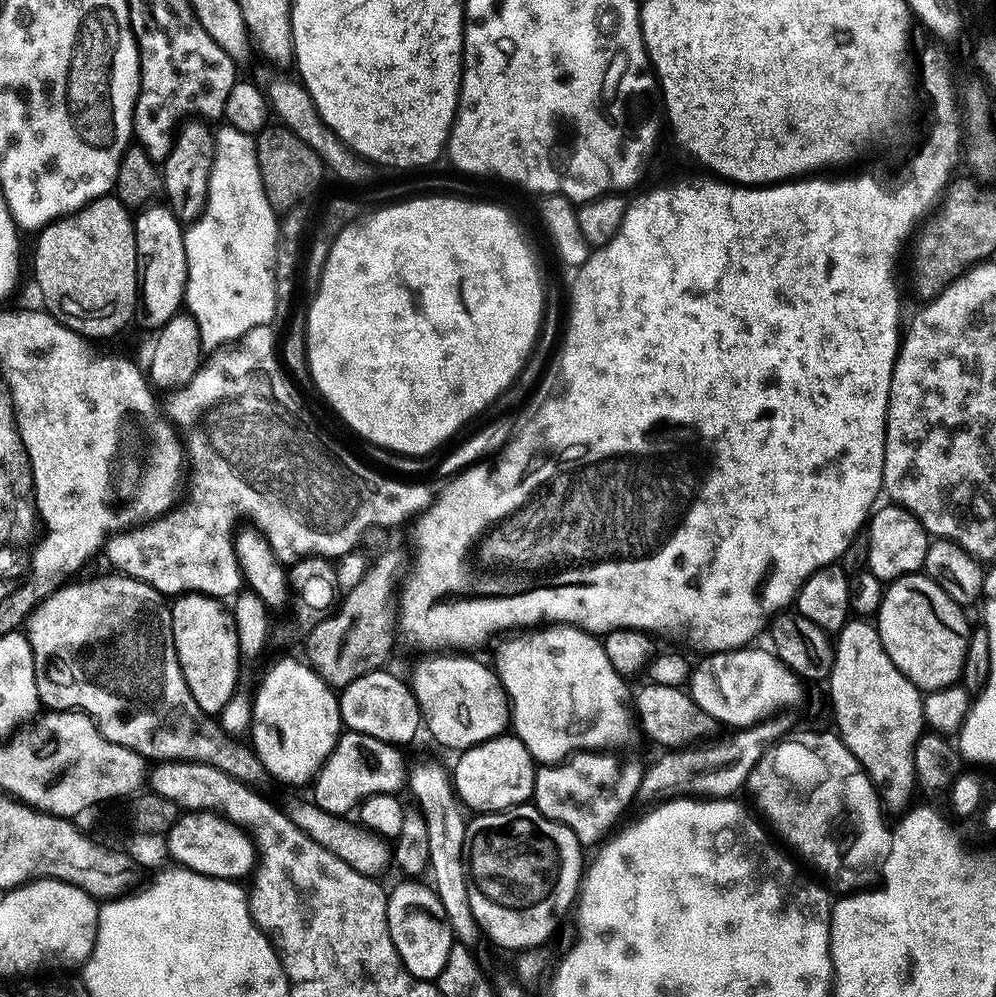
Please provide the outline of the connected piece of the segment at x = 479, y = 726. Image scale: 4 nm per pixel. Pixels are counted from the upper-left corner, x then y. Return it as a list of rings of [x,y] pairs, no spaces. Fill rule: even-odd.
[[[428,654],[412,668],[410,687],[420,707],[423,727],[444,748],[463,750],[501,735],[510,724],[510,705],[504,687],[500,685],[495,671],[480,660],[471,660],[468,654]]]

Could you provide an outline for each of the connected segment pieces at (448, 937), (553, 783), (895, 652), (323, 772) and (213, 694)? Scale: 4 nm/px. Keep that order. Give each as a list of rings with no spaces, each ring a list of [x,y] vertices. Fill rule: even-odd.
[[[420,882],[404,883],[408,884],[400,884],[396,889],[391,889],[388,898],[388,925],[390,938],[394,938],[394,950],[398,950],[412,979],[439,981],[454,943],[452,927],[441,915],[442,902],[431,887],[423,888]]]
[[[585,750],[558,764],[545,764],[536,769],[536,785],[532,791],[536,809],[546,818],[574,830],[581,845],[599,845],[617,827],[616,819],[631,806],[632,799],[637,799],[645,761],[636,756],[619,756],[616,752],[619,751]]]
[[[923,574],[900,576],[885,587],[882,606],[874,617],[875,626],[880,631],[886,654],[890,654],[890,662],[894,662],[921,693],[945,688],[963,677],[970,631],[964,612],[942,586]]]
[[[345,731],[311,781],[310,800],[331,815],[347,817],[348,811],[351,808],[352,811],[359,809],[368,796],[377,796],[383,792],[399,793],[399,788],[403,789],[406,784],[406,764],[404,768],[400,752],[397,745],[370,738],[366,734]]]
[[[199,594],[177,595],[171,601],[174,650],[186,686],[205,714],[219,714],[235,692],[239,672],[239,640],[233,613],[219,599]]]

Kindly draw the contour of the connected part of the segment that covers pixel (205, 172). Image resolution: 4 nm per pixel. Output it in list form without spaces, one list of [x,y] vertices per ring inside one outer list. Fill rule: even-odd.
[[[204,118],[185,119],[175,133],[170,154],[162,162],[162,192],[168,195],[167,207],[181,222],[196,220],[208,200],[208,183],[216,157],[216,133],[208,124],[211,123]]]

